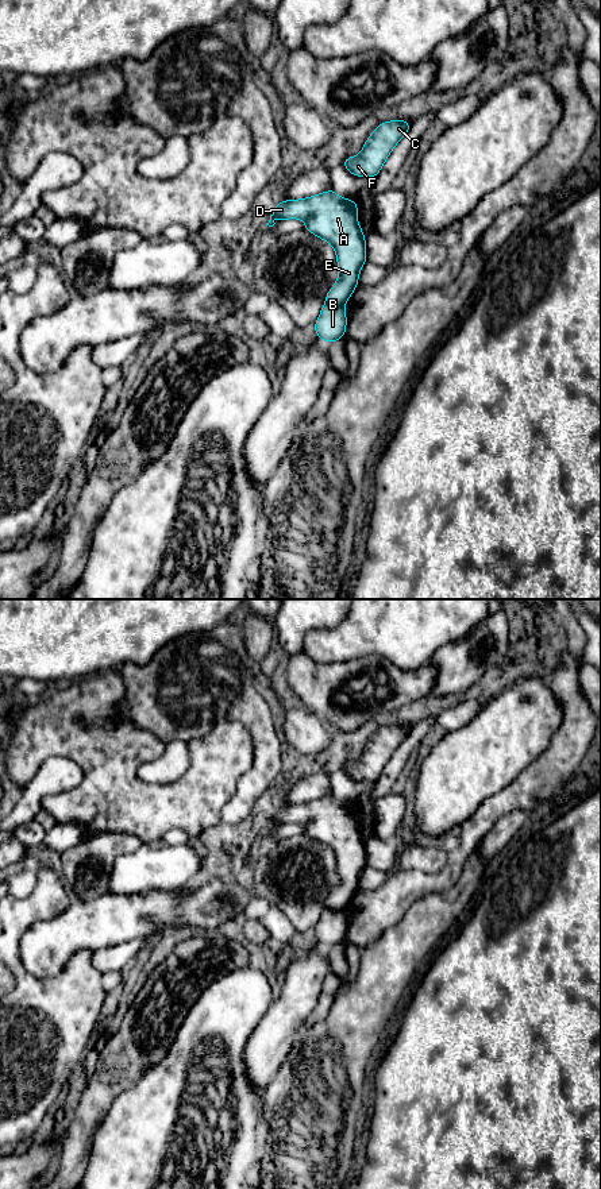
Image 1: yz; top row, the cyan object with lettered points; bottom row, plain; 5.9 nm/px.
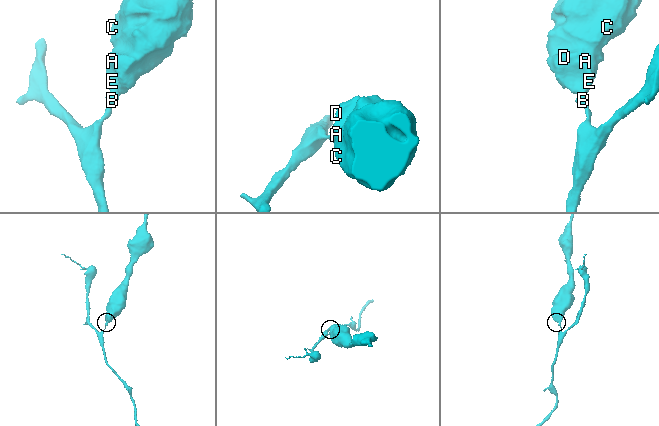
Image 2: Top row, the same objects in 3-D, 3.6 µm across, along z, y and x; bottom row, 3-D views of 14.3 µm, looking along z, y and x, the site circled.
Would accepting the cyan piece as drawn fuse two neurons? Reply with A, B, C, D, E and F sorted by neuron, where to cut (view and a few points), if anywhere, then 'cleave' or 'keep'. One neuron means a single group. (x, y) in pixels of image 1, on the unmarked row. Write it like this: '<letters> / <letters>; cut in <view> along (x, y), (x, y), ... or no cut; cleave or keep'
A C D E F / B; cut in yz along (326, 906), (342, 911); cleave

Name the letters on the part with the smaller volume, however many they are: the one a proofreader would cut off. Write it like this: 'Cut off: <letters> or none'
Cut off: B

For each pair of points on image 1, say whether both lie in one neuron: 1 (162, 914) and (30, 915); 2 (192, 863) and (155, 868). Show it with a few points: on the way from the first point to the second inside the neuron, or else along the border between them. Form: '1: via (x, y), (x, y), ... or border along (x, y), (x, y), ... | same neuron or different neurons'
1: border along (70, 903), (61, 913), (37, 921), (27, 930) | different neurons
2: via (183, 863), (174, 867), (165, 867) | same neuron

